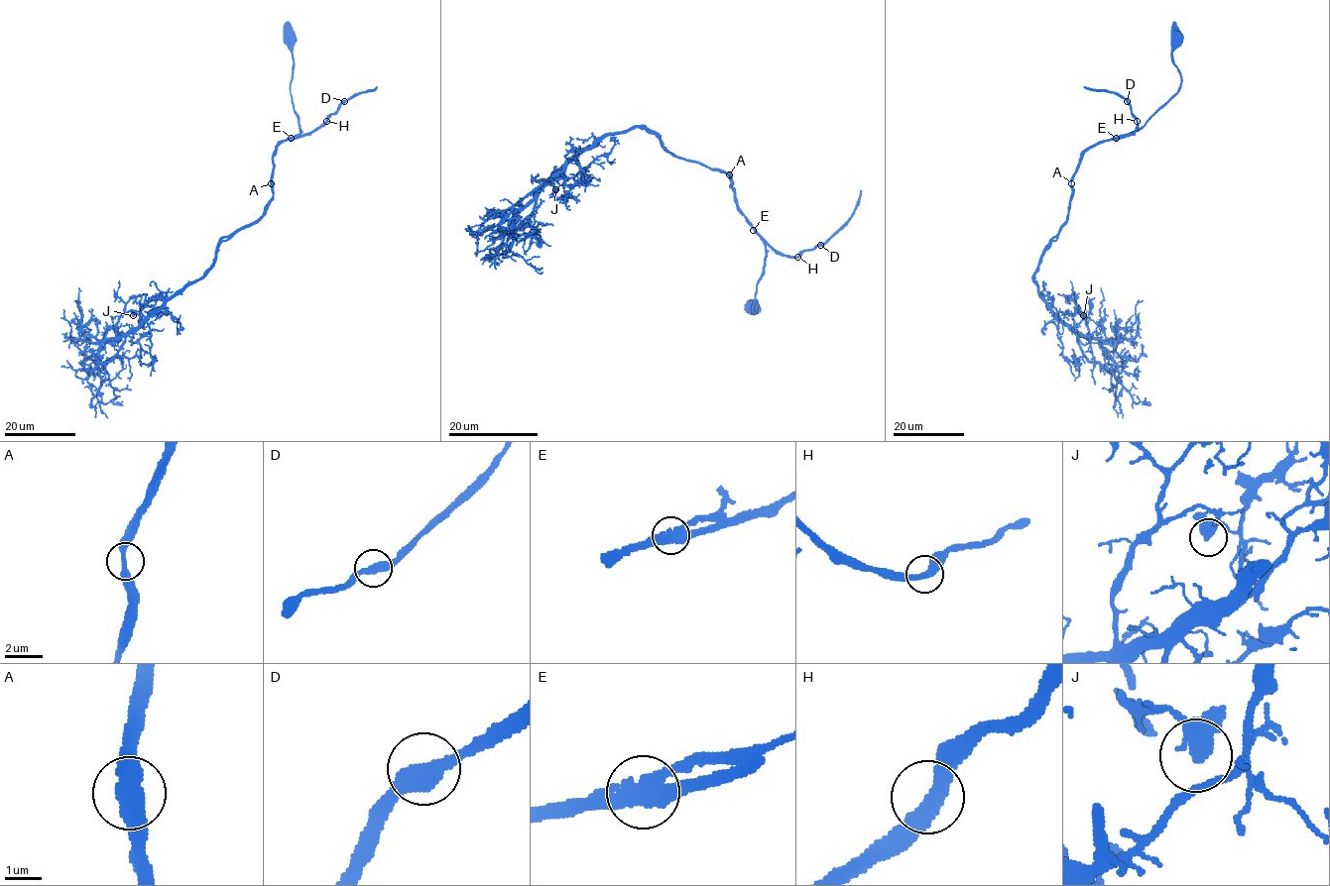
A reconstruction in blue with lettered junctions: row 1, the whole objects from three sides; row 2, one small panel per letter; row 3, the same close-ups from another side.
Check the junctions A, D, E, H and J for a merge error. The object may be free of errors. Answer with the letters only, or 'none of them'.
none of them

